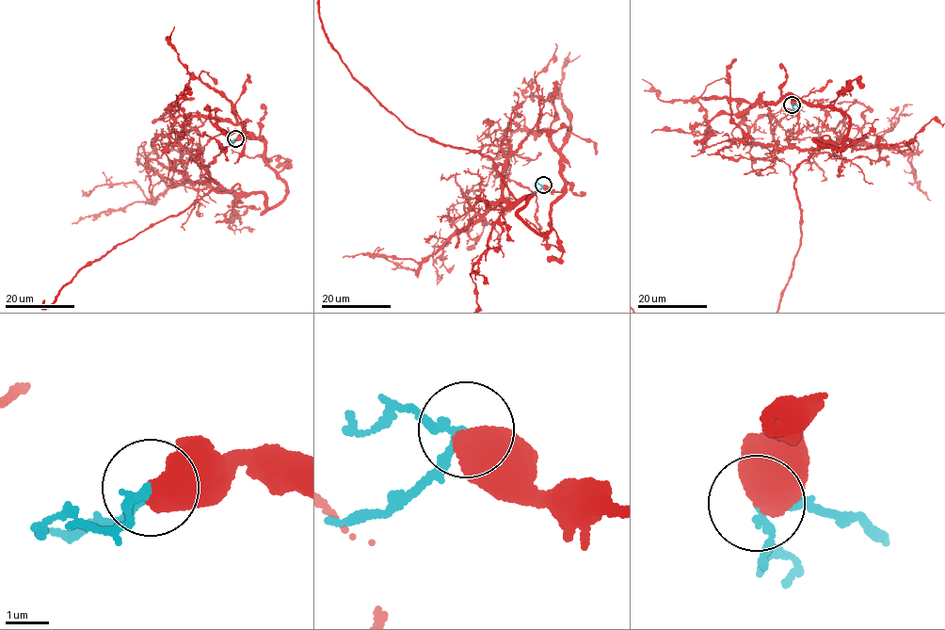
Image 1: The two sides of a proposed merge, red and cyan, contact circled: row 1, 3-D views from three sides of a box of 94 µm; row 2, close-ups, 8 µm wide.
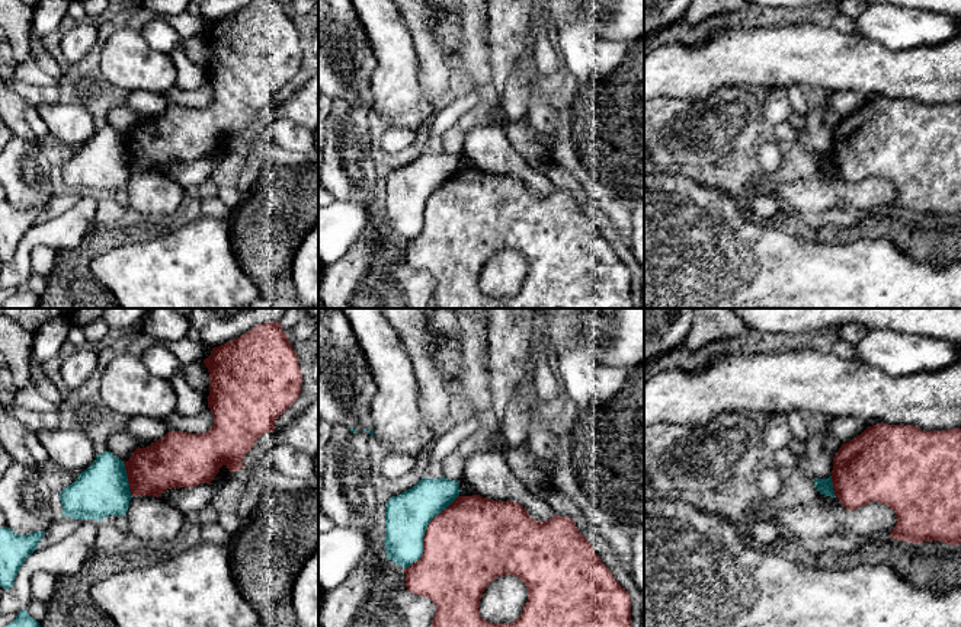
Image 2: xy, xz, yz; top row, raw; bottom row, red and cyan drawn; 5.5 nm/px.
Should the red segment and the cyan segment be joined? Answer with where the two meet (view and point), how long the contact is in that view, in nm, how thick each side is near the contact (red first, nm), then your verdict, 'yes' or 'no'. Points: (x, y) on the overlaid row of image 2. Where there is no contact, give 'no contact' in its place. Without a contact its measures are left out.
xz (425, 533) | 500 nm | 480/260 nm | no

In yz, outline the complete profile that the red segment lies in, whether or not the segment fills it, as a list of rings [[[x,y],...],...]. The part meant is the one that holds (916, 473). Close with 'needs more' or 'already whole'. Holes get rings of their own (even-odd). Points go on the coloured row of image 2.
[[[913,425],[868,426],[833,457],[832,483],[849,511],[871,502],[888,505],[897,515],[890,538],[961,544],[961,428],[926,432]]]; already whole

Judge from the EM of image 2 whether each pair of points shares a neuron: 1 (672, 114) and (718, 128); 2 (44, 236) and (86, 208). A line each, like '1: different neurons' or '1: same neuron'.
1: same neuron
2: same neuron

